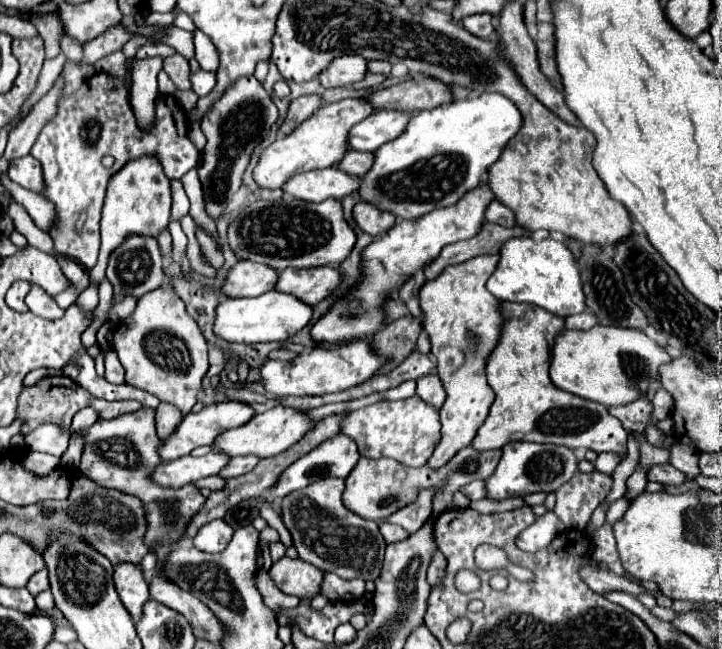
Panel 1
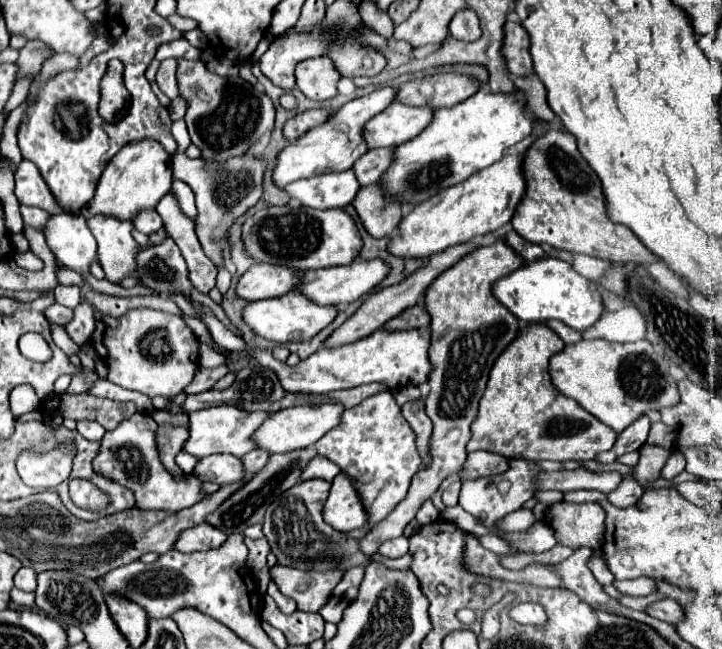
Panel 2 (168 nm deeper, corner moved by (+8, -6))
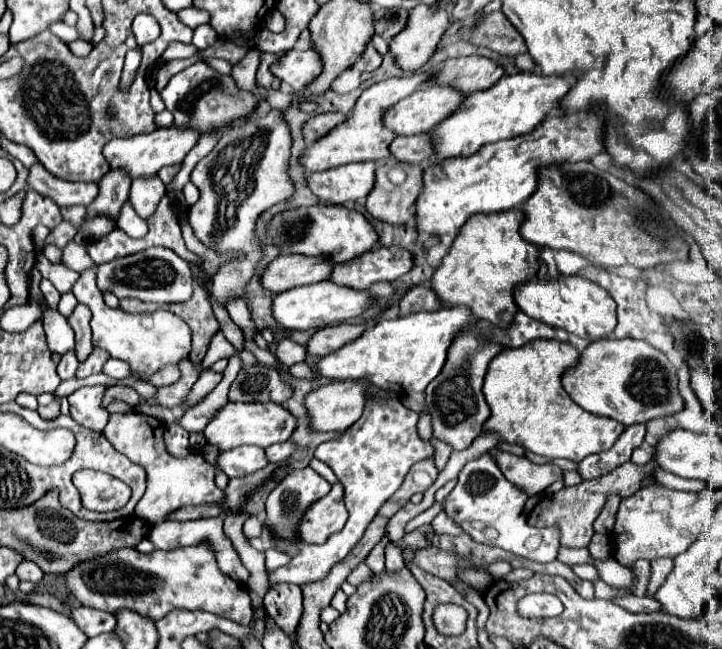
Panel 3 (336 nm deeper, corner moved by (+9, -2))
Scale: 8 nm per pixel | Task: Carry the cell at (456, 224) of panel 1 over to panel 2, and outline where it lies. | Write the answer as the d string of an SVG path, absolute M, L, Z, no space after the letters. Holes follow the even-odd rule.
M504 155L498 163L478 171L470 179L440 191L434 199L414 207L398 225L400 235L388 243L388 253L402 259L424 259L452 245L472 241L480 235L500 229L512 219L518 201L524 195L524 177L520 171L520 155Z

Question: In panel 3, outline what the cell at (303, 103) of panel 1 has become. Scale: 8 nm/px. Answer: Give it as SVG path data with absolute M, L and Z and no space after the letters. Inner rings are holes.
M323 113L323 115L315 115L313 119L309 119L305 123L305 127L303 127L303 135L305 135L307 145L319 141L331 129L335 129L337 125L341 125L343 121L347 121L347 117L343 113Z

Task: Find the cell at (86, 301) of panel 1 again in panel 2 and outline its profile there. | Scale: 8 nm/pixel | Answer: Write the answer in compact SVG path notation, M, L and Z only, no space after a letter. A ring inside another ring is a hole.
M82 213L50 215L42 229L48 247L58 263L80 273L86 281L90 265L96 259L96 239L86 227Z

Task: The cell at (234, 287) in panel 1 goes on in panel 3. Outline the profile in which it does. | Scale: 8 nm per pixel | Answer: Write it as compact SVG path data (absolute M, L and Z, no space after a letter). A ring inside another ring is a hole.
M279 255L269 263L261 283L273 293L281 293L293 287L311 285L329 279L333 273L333 261L323 257L305 255Z

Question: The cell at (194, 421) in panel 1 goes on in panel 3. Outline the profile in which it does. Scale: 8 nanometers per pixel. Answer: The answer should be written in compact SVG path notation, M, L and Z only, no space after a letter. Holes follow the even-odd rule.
M227 403L213 421L205 427L205 437L209 443L217 445L221 451L241 447L241 445L259 445L269 447L275 443L285 443L291 439L297 425L297 417L277 403Z

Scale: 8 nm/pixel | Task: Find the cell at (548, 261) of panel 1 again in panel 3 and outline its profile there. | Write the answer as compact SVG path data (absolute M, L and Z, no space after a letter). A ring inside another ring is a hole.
M577 275L559 277L555 281L541 281L541 279L529 281L517 287L515 303L531 319L537 319L557 329L565 329L567 333L587 341L597 341L611 335L617 325L615 301L609 297L609 293L599 285L591 283L589 279Z

